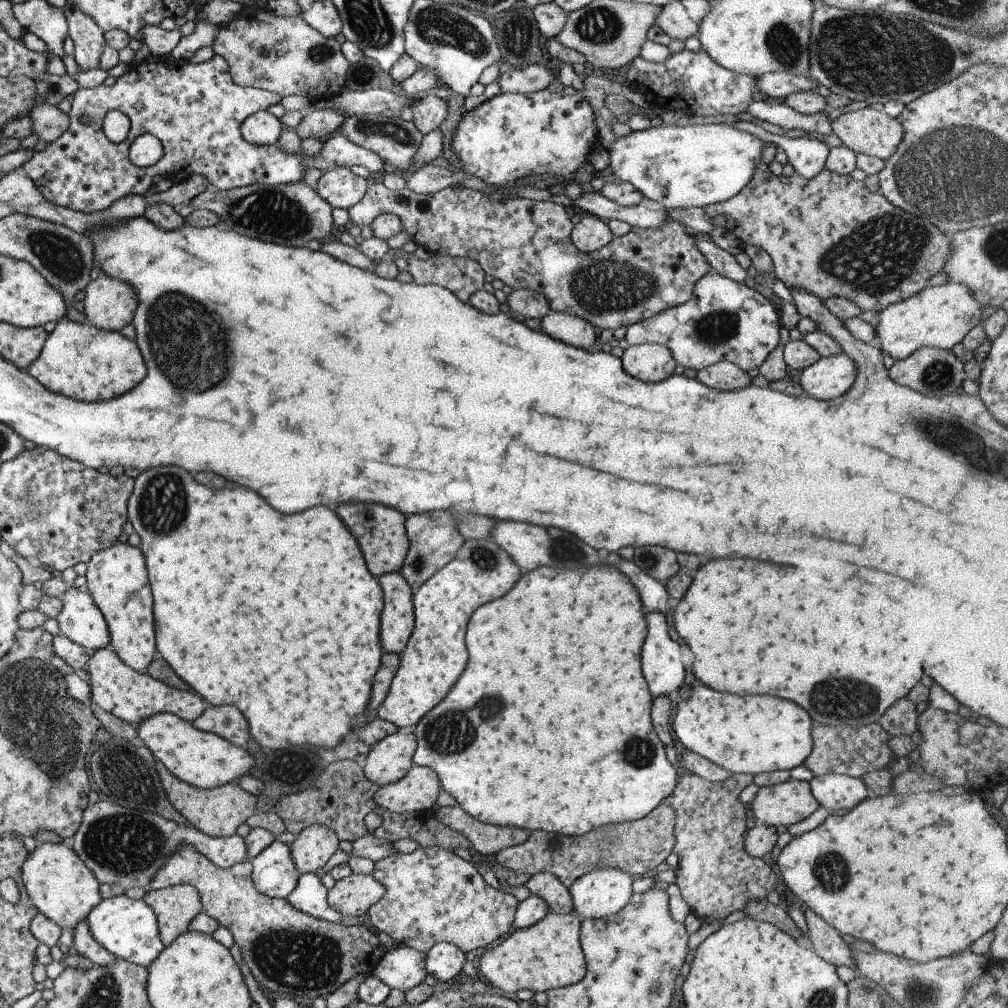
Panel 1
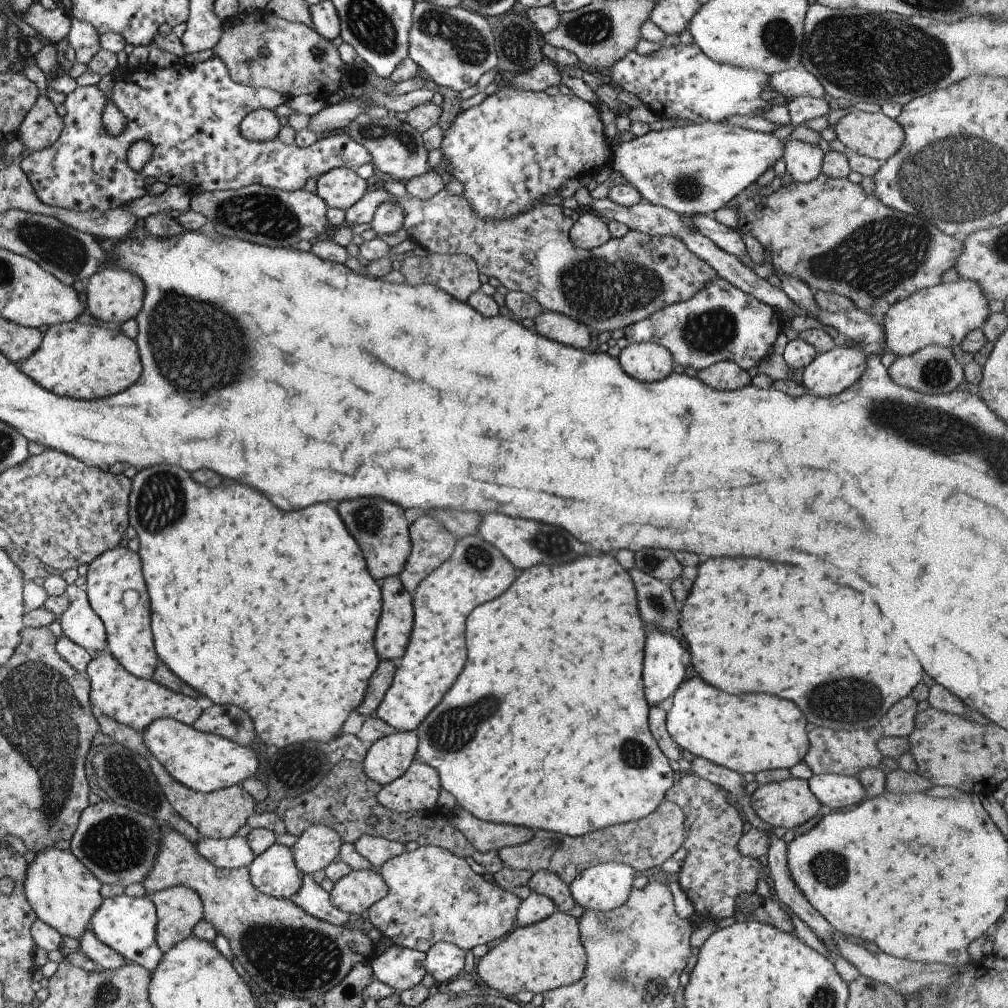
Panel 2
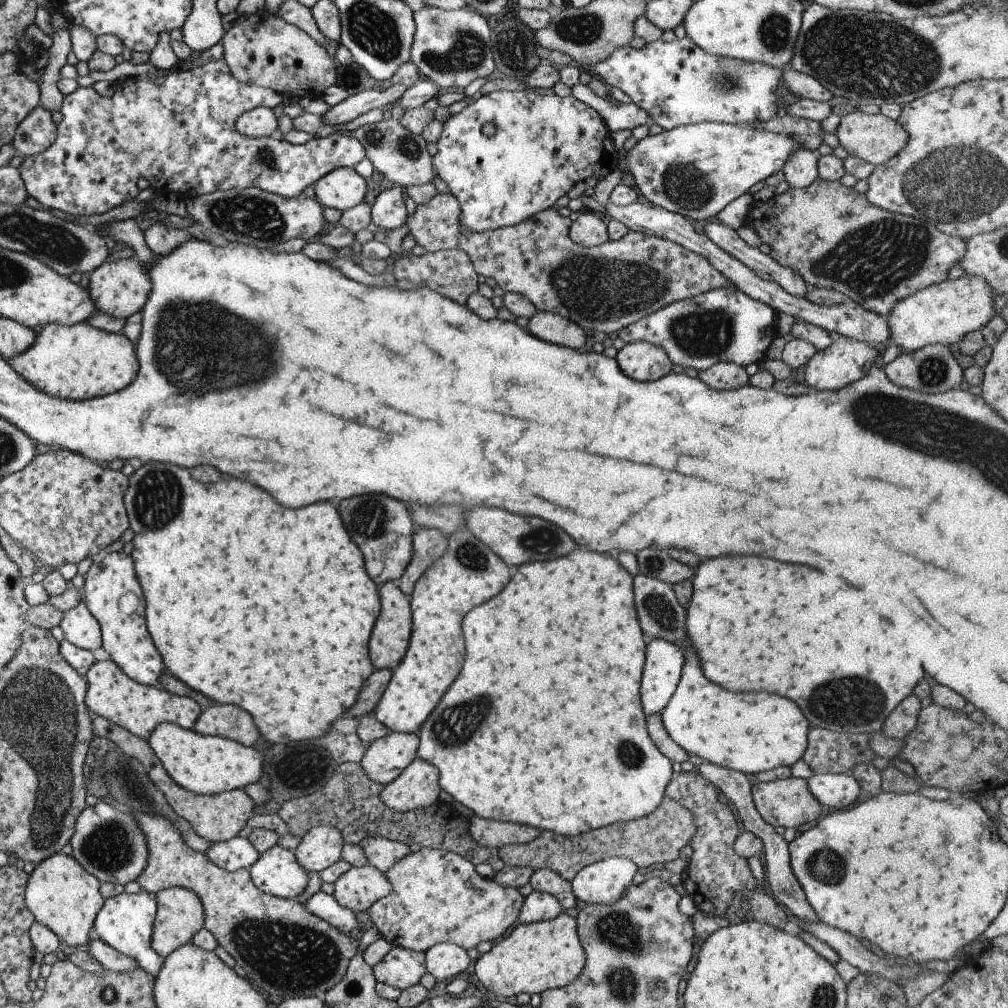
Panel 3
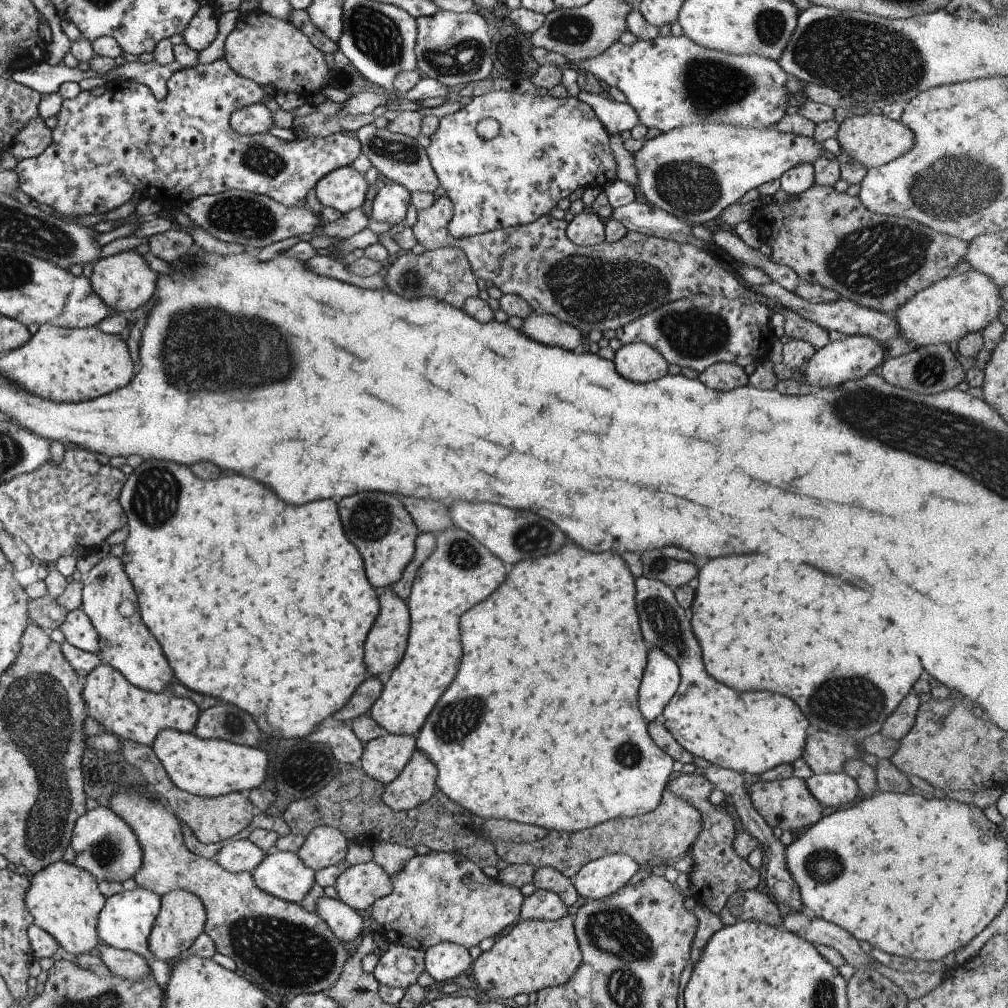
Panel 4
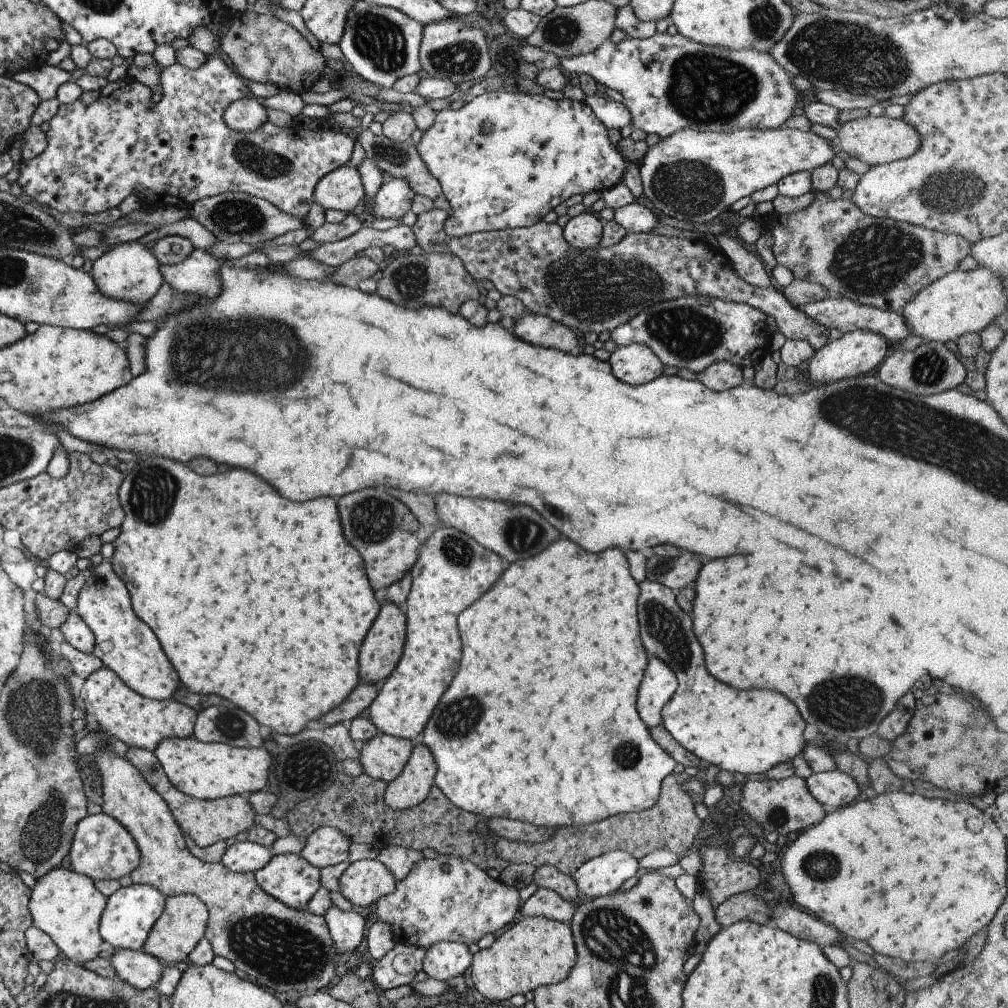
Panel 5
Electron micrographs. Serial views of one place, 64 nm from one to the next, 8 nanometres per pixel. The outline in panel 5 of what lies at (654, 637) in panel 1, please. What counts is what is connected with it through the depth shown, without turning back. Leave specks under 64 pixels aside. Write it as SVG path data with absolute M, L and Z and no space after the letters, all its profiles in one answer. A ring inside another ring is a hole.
M647 657L647 668L637 692L637 714L647 728L662 722L661 709L677 685L675 673L672 673L669 666L655 657Z

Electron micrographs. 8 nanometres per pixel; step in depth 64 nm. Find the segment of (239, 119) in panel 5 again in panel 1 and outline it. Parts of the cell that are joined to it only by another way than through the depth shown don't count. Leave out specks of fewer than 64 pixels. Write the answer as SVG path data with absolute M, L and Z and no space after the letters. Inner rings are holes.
M265 109L250 114L240 124L244 141L254 145L275 145L283 125L276 116Z

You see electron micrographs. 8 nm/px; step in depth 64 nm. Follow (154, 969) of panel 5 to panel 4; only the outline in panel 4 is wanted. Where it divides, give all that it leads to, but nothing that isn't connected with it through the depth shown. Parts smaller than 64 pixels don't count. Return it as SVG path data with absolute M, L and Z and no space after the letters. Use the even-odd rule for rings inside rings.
M107 945L100 946L96 954L110 973L121 978L139 980L150 975L146 962L138 954Z

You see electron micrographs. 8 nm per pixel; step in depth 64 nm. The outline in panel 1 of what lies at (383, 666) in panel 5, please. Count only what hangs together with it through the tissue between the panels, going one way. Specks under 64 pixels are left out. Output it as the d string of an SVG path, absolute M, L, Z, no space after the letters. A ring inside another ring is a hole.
M398 571L378 579L384 605L380 614L379 640L385 653L400 654L414 627L413 592Z

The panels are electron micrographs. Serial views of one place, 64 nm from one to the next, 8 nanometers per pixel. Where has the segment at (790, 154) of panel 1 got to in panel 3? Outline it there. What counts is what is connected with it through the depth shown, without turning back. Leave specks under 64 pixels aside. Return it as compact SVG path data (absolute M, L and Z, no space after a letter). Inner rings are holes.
M797 147L782 166L784 181L789 187L803 188L818 178L816 162L819 155L814 150Z

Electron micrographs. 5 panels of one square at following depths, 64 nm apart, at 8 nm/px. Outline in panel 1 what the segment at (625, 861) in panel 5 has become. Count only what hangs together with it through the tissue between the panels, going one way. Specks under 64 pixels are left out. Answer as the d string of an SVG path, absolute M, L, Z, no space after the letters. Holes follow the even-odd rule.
M593 869L568 887L572 910L580 920L610 917L627 904L633 877L619 869Z

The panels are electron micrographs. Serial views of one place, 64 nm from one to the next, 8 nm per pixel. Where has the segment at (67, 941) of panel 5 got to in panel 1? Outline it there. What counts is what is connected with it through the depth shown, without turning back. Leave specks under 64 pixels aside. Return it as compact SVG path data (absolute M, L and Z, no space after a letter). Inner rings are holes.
M43 842L35 845L20 866L20 877L36 912L44 914L46 919L61 928L73 928L102 899L98 891L100 884L93 873L64 843Z

